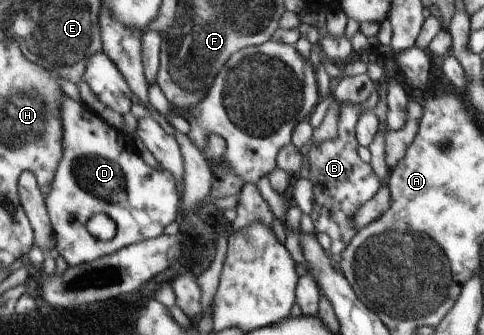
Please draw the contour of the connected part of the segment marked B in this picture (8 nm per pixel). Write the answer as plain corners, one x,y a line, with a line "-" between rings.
343,102
339,108
338,136
321,144
313,144
306,153
309,165
309,180
313,184
313,194
316,195
316,205
310,217
316,232
323,232
331,238
330,252
335,258
339,258
349,242
360,232
353,224
353,214
367,204
378,193
381,181
375,174
373,167
364,162
357,154
358,142
356,140
356,122
362,110
360,104

